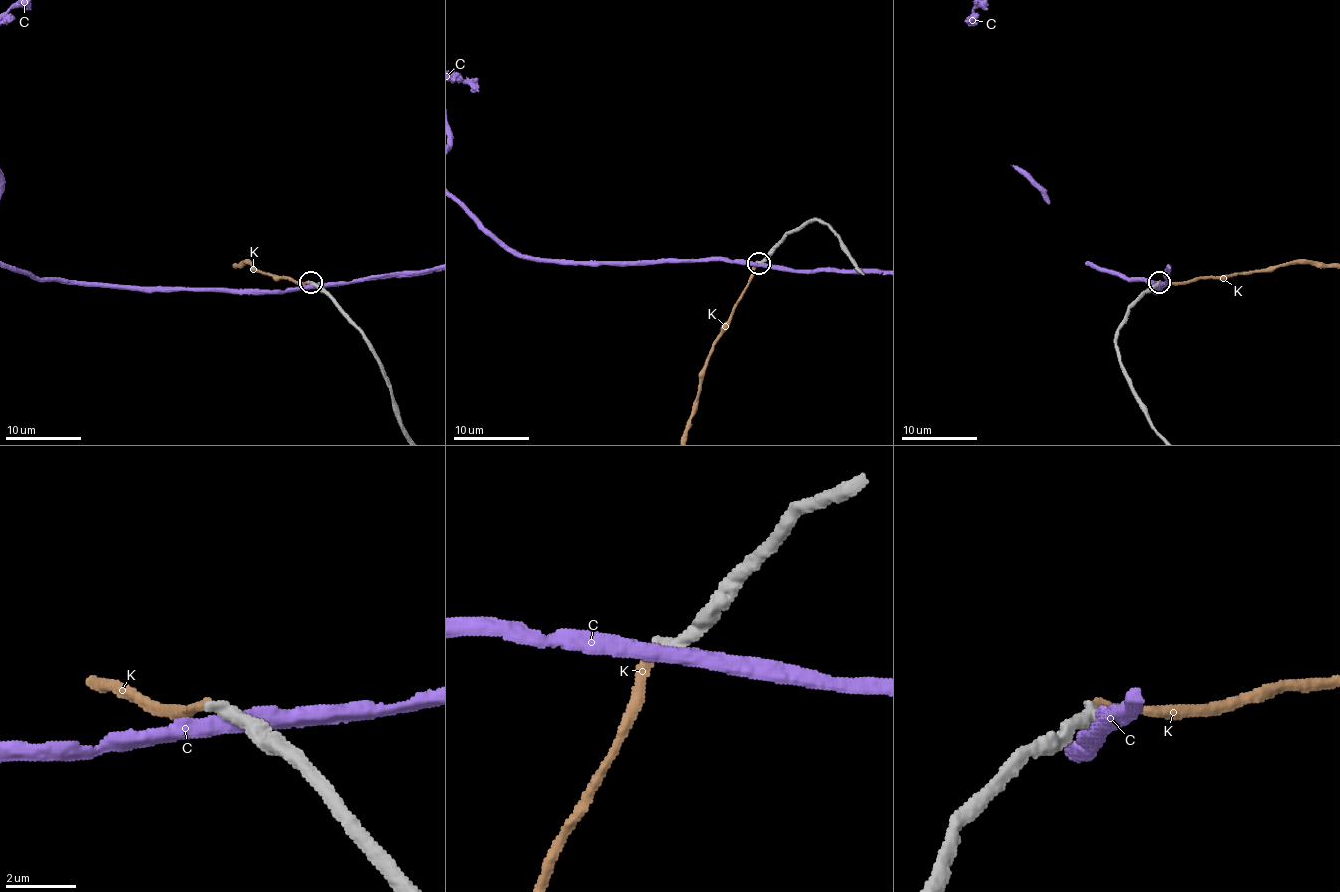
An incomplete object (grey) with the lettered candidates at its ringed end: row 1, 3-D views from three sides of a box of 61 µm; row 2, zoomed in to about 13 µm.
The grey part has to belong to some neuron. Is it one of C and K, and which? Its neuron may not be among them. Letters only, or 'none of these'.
none of these

